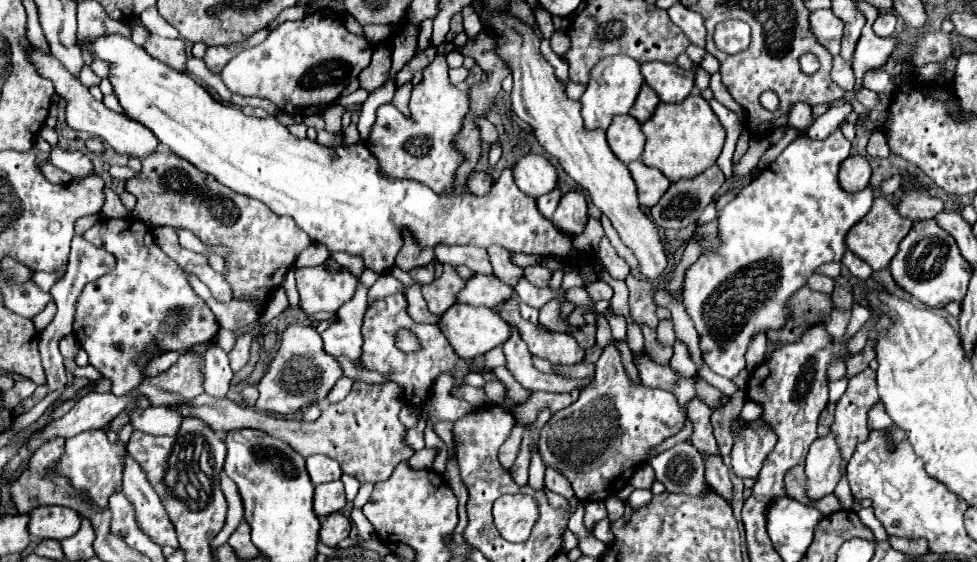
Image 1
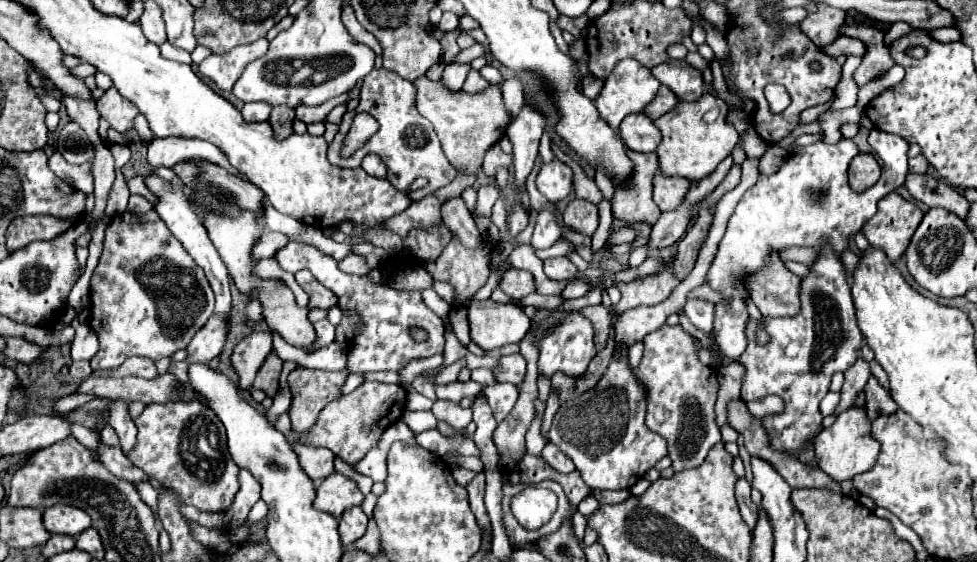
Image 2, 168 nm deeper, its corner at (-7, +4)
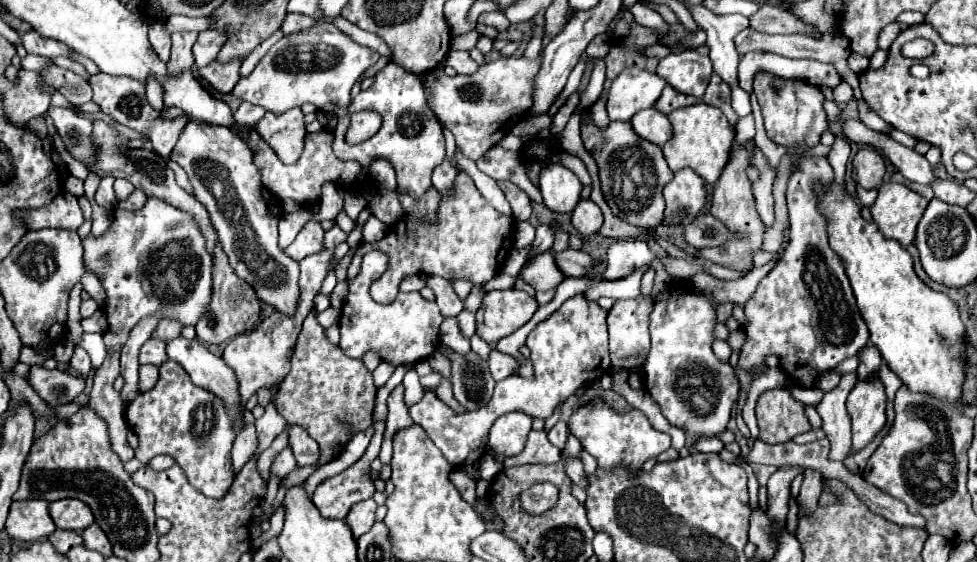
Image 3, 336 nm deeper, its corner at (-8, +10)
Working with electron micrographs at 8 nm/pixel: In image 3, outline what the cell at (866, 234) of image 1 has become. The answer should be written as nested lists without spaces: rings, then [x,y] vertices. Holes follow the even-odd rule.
[[[884,183],[870,211],[884,237],[896,239],[902,247],[908,247],[914,241],[916,225],[926,205],[928,201],[908,187],[898,183]]]

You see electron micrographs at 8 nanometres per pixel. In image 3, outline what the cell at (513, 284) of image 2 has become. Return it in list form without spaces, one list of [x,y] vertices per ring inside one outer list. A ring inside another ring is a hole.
[[[544,253],[544,255],[536,255],[532,261],[528,261],[522,267],[520,279],[524,279],[536,291],[548,291],[548,289],[558,287],[564,281],[564,275],[556,267],[554,255],[552,253]]]

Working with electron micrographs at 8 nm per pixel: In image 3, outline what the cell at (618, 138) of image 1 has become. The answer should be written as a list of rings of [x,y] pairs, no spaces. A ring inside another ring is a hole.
[[[644,109],[640,113],[636,113],[632,117],[632,129],[636,131],[636,135],[640,135],[642,139],[656,143],[656,145],[664,145],[670,137],[672,137],[672,127],[670,121],[664,113],[656,111],[656,109]]]

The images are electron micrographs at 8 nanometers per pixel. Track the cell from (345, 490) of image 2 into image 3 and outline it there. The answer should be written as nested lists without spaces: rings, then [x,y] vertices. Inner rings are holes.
[[[385,422],[374,423],[375,432],[370,444],[364,455],[360,457],[352,467],[344,469],[342,473],[338,473],[338,475],[334,475],[334,477],[328,477],[326,481],[322,481],[322,483],[316,487],[316,491],[314,491],[314,495],[312,495],[312,501],[314,501],[314,505],[318,507],[318,511],[320,511],[324,517],[344,519],[354,503],[358,503],[358,501],[368,499],[368,497],[374,495],[376,489],[374,489],[374,483],[372,483],[372,479],[370,479],[369,473],[372,461],[378,457],[380,446],[383,441],[385,425]]]

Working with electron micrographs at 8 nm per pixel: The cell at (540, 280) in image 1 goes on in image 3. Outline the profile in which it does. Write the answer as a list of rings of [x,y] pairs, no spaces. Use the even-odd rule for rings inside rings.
[[[566,249],[562,253],[554,253],[556,265],[558,269],[566,275],[566,277],[582,277],[588,273],[588,269],[592,267],[592,259],[588,253],[584,251],[574,251],[574,249]]]

